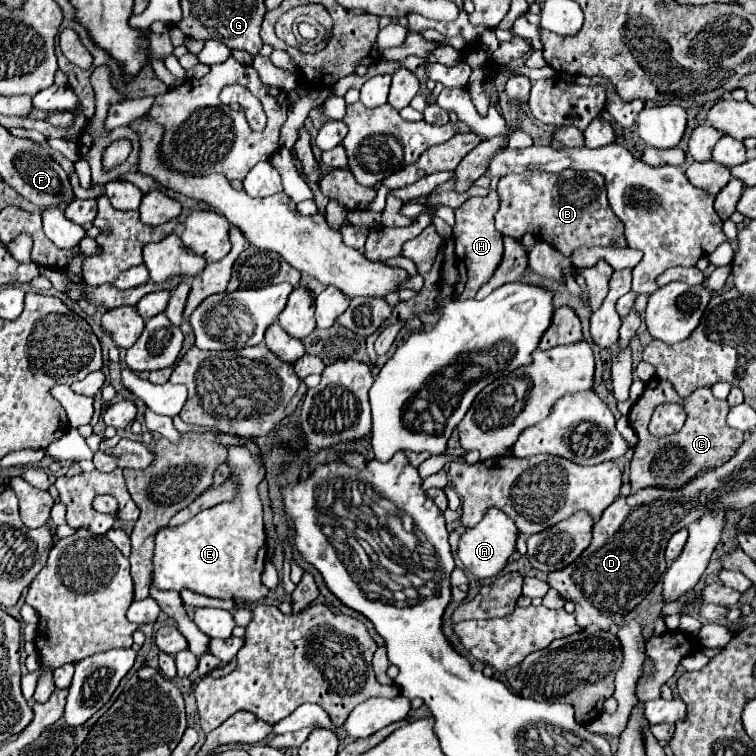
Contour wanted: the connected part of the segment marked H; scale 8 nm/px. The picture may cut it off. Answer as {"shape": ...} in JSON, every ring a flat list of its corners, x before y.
{"shape":[[492,189,486,197,470,197,462,207,456,209,454,223,454,241,456,241,456,263,460,269,460,283,454,289,454,299,472,299,482,283,486,283,494,269,502,259,502,239,494,227,494,213,500,207,500,199,496,189]]}

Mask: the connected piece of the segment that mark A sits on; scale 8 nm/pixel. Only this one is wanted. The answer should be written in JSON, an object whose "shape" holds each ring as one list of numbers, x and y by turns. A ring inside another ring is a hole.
{"shape":[[490,507,476,527,470,527,462,533,458,541,458,559,478,579,496,577,506,567,512,551,516,549,516,539,518,539,518,527,514,525,514,521,502,509]]}

